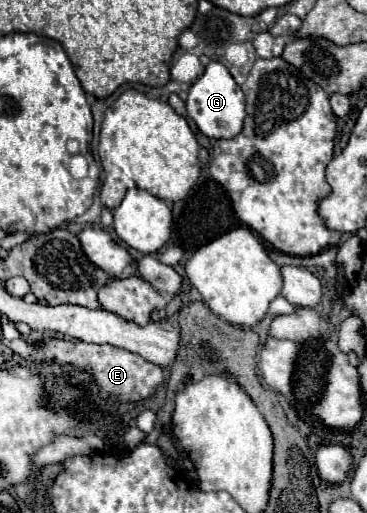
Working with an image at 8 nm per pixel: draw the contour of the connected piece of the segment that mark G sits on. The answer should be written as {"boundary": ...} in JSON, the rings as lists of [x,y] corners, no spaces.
{"boundary":[[[209,62],[203,74],[191,84],[189,96],[185,100],[189,118],[207,138],[233,138],[243,128],[245,118],[245,96],[229,70],[221,62]]]}

